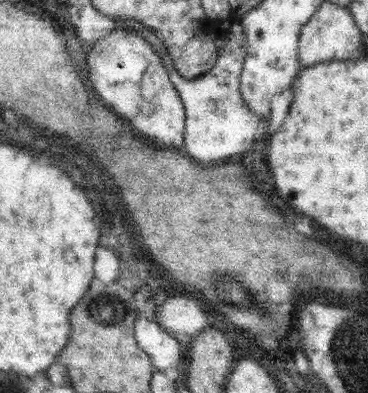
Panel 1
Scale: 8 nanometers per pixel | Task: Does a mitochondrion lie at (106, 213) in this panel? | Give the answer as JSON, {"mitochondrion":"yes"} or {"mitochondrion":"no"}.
{"mitochondrion":"no"}

